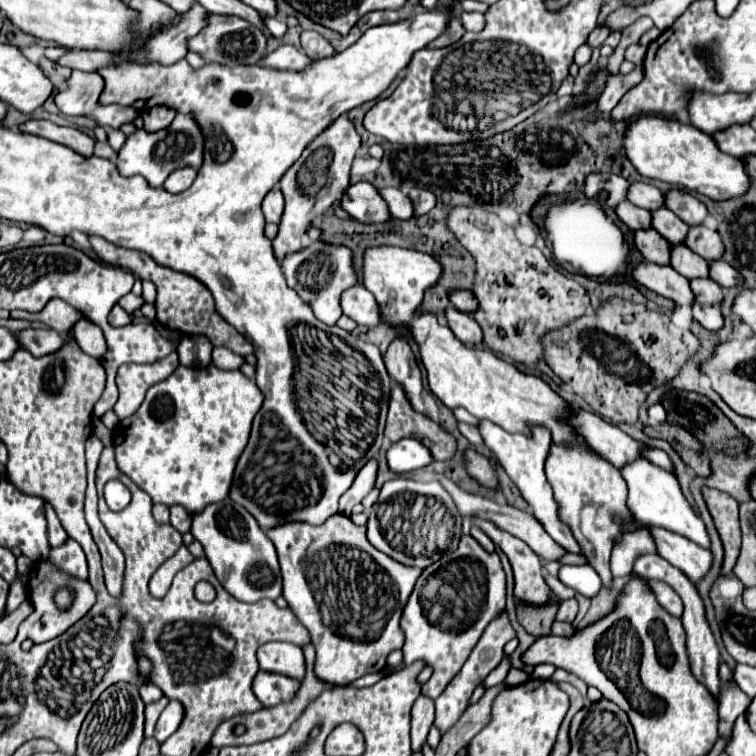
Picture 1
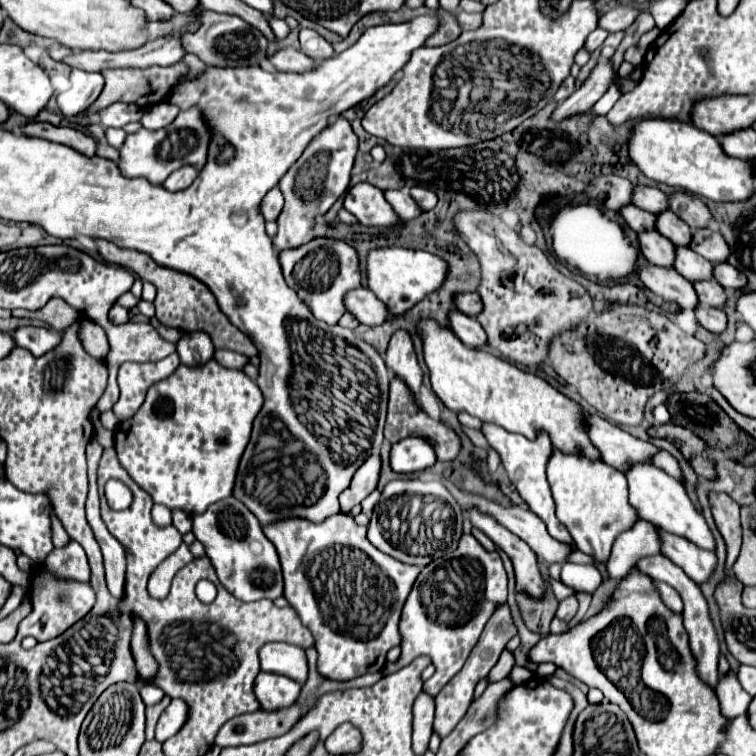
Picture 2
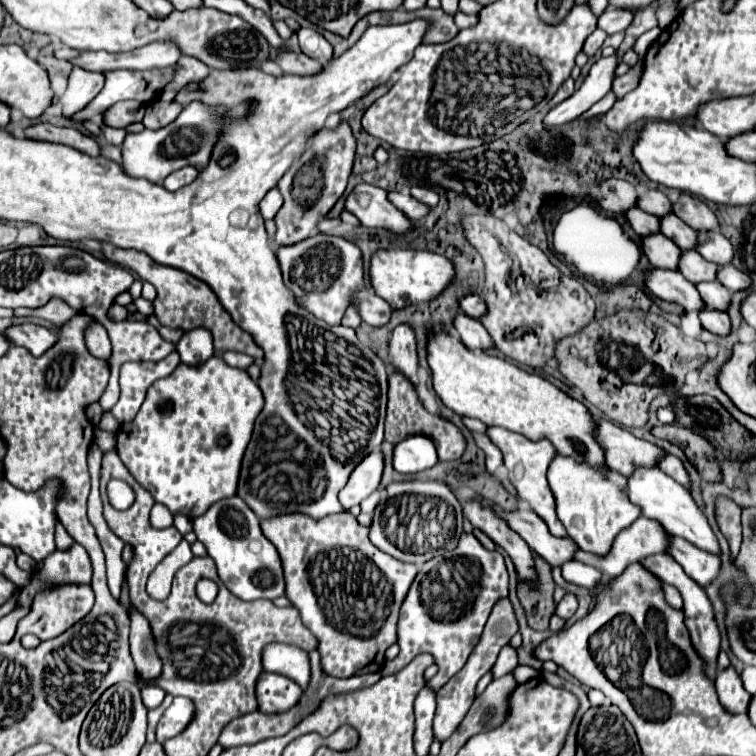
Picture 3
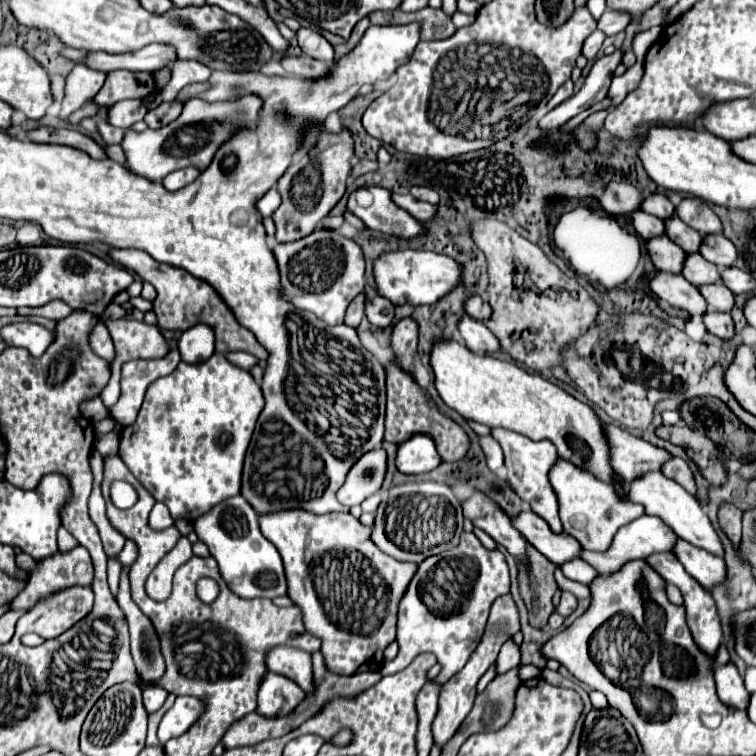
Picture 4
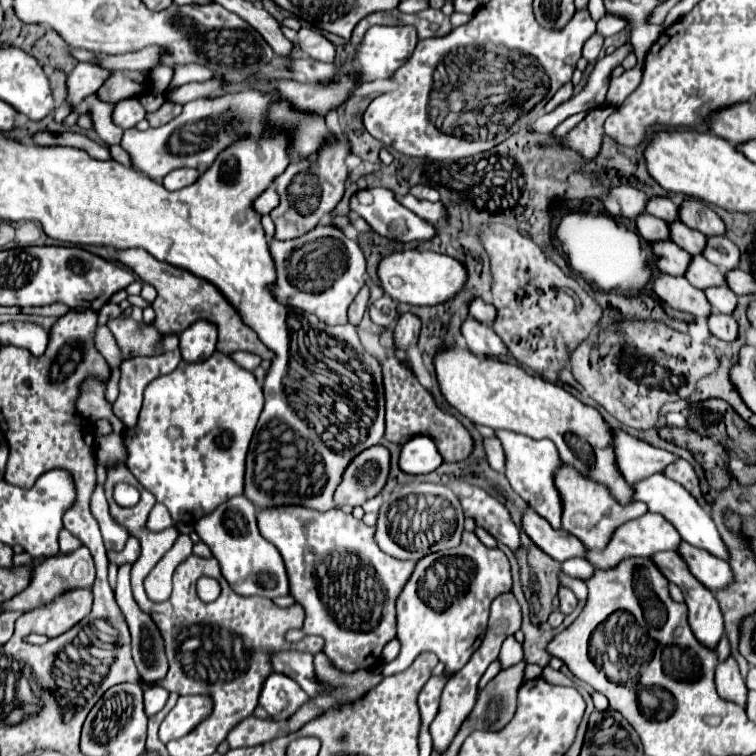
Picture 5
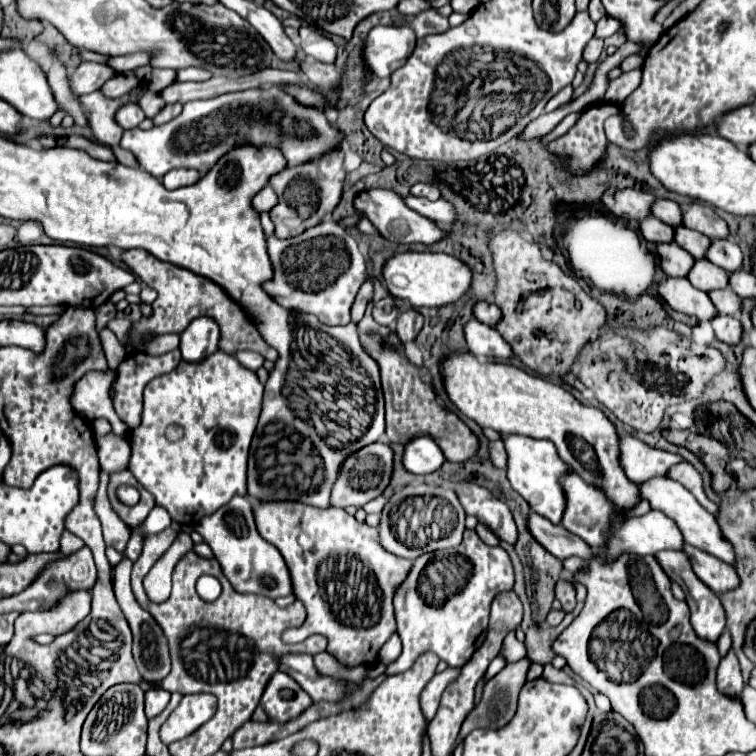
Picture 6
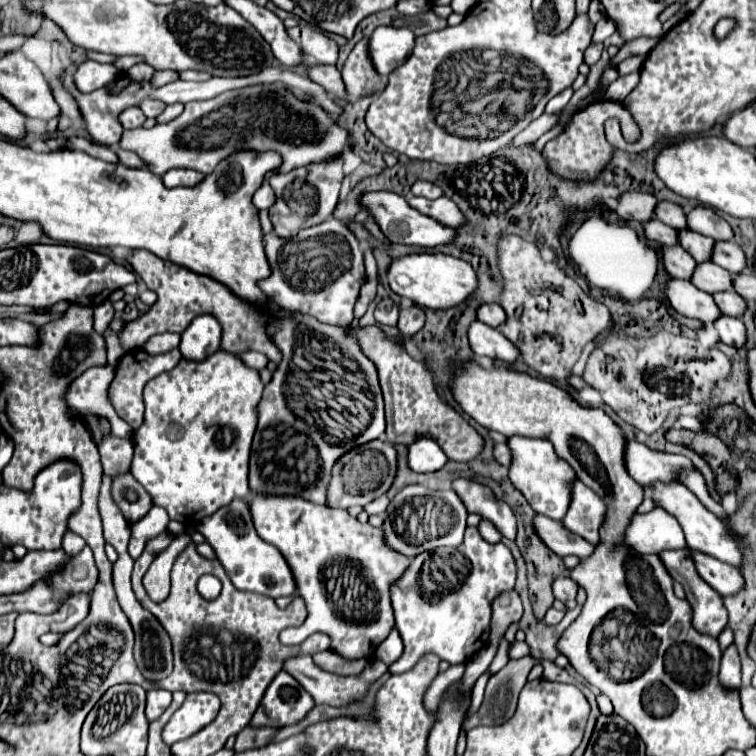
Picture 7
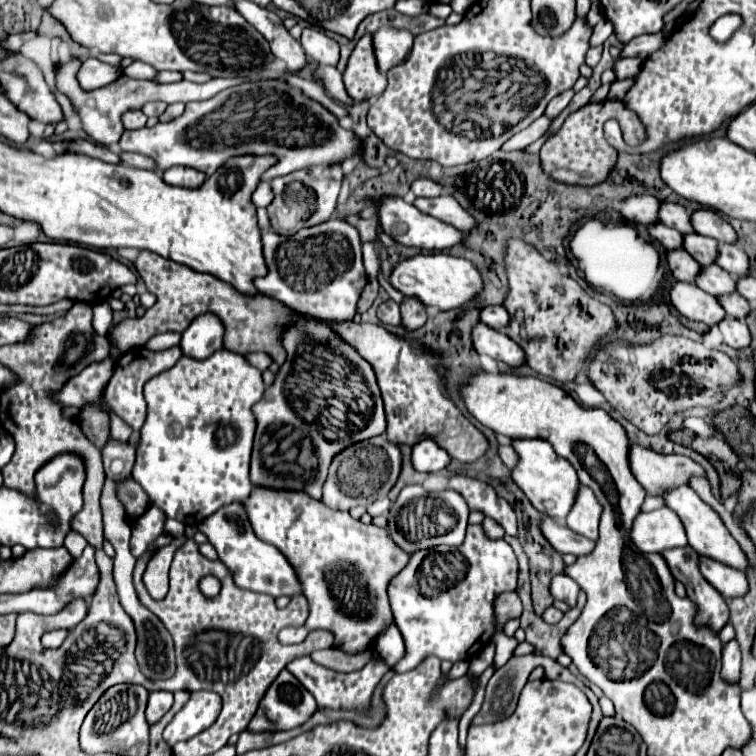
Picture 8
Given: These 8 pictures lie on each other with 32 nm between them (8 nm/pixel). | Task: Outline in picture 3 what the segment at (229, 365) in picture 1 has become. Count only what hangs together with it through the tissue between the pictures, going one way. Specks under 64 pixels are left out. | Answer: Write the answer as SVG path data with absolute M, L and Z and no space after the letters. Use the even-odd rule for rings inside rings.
M224 352L222 358L224 358L226 364L230 364L234 368L242 368L242 370L246 370L250 364L254 364L254 358L246 356L242 352Z

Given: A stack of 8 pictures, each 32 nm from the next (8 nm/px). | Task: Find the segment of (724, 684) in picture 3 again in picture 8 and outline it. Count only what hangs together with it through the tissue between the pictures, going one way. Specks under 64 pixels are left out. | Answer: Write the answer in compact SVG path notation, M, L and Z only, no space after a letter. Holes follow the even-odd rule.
M736 638L726 642L724 652L722 652L722 678L728 682L738 682L740 680L740 652L738 652L738 642Z

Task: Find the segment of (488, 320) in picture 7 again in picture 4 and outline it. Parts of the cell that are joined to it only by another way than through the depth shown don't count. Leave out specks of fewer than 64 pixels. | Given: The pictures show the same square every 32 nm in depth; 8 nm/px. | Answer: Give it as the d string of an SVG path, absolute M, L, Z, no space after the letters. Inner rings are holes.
M472 296L470 300L466 300L464 308L466 308L466 314L468 314L468 316L472 316L472 318L476 318L476 320L480 320L480 322L490 320L492 308L490 308L490 304L484 302L480 296Z

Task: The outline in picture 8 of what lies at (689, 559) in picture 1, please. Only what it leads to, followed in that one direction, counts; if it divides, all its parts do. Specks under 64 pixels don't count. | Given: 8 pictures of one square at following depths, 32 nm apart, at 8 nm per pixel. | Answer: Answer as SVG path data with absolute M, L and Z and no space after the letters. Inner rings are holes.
M702 556L700 558L700 572L724 598L744 596L748 592L746 574L736 568L726 566L722 562L716 562L716 560Z

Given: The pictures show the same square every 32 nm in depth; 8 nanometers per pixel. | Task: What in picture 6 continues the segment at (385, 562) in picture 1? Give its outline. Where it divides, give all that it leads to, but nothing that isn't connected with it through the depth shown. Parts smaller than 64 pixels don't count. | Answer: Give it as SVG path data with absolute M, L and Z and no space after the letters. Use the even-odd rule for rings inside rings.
M284 500L282 504L254 504L254 520L260 536L266 542L274 544L284 556L294 582L294 596L304 602L308 612L306 622L296 630L286 630L282 634L282 640L292 638L290 632L296 632L294 638L322 634L328 638L328 652L340 662L348 666L356 666L362 662L366 666L374 666L380 646L396 630L392 594L410 572L412 562L406 558L398 558L392 552L386 552L382 544L378 544L378 528L358 522L342 508L314 508L310 504L298 504L298 500ZM354 558L360 560L362 566L342 566L342 560Z

